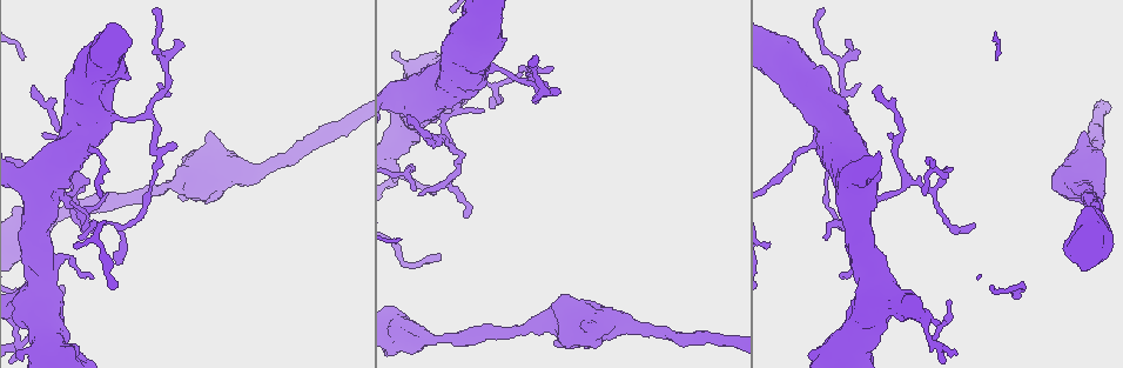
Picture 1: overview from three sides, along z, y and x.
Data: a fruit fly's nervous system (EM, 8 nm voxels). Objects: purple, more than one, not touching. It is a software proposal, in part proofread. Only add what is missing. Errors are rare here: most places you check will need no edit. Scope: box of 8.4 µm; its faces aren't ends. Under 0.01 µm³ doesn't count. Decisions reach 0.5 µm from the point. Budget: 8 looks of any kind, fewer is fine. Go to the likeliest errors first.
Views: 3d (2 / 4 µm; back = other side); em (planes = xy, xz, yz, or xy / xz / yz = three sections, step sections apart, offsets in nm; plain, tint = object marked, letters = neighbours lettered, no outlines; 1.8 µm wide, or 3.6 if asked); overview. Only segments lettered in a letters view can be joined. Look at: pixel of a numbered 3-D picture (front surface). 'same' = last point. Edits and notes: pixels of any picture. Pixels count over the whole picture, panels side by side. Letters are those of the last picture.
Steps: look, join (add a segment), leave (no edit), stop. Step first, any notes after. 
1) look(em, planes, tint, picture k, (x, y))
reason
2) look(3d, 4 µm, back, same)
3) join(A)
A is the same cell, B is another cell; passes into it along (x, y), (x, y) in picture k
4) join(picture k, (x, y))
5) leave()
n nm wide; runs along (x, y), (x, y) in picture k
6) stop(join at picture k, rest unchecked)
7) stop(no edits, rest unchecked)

look(em, xz, step 8, tint, picture 1, (1086, 133))

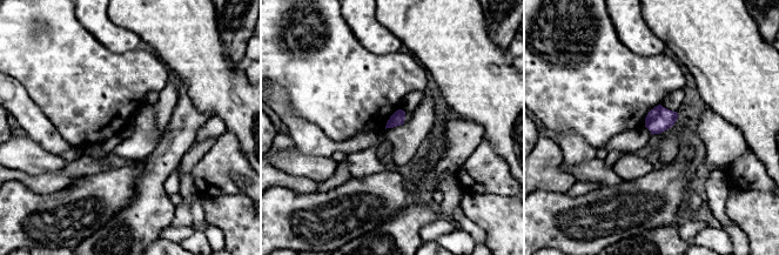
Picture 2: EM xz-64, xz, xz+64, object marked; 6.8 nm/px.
look(em, planes, letters, same)

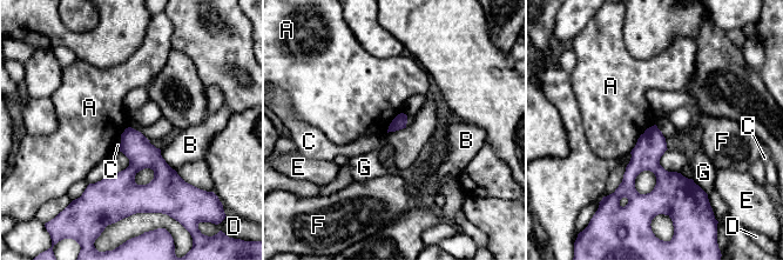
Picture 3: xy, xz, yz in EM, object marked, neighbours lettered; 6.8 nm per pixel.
leave()
A, B, C, D, E, F and G are other cells; none of them fits

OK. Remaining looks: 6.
look(3d, 2 µm, picture 1, (906, 182))
sharp bend

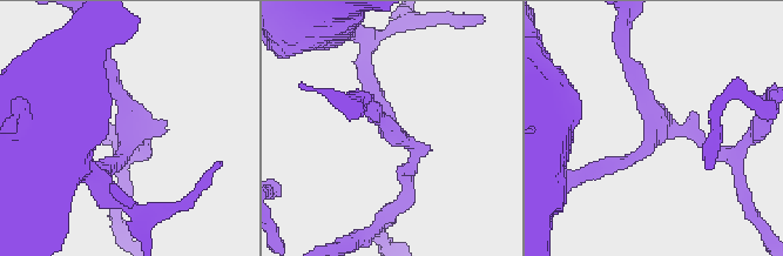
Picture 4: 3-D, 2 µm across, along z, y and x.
look(em, 3.6 µm, planes, plain, picture 4, (388, 130))
3 arms

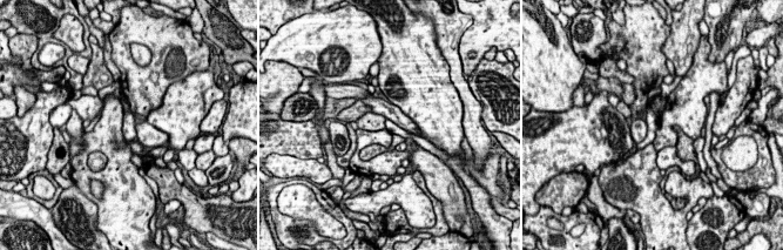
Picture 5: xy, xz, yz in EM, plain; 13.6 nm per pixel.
look(em, 3.6 µm, planes, letters, same)

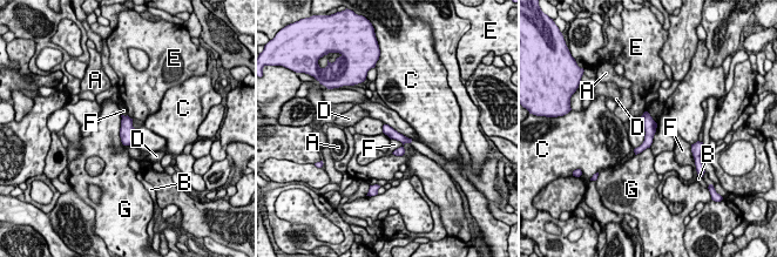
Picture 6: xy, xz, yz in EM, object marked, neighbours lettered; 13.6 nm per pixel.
leave()
140 nm wide; A, B, C, D, E, F and G are other cells; border along (121, 114), (120, 141) in picture 6; no lettered segment goes on from it

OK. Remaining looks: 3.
look(em, planes, letters, picture 1, (21, 344))
sharp bend

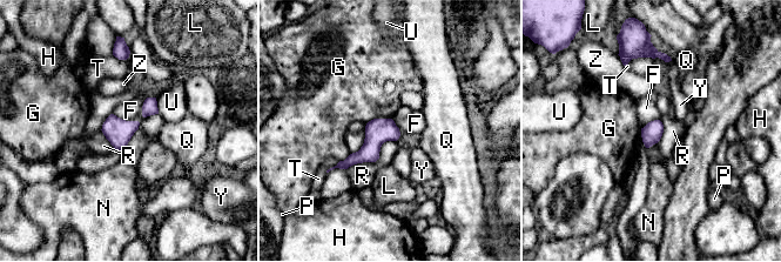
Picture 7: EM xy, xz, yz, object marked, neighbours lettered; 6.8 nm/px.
leave()
F, G, H, L, N, P, Q, R, T, U, Y and Z are other cells; runs along (391, 123), (357, 158), (341, 165) in picture 7; none of them fits

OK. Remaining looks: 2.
stop(no edits, rest unchecked)

